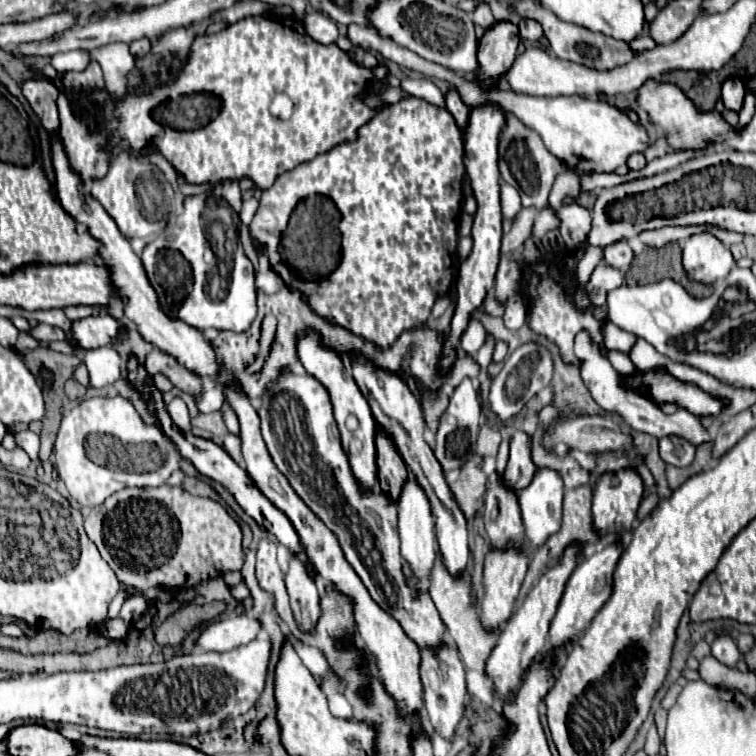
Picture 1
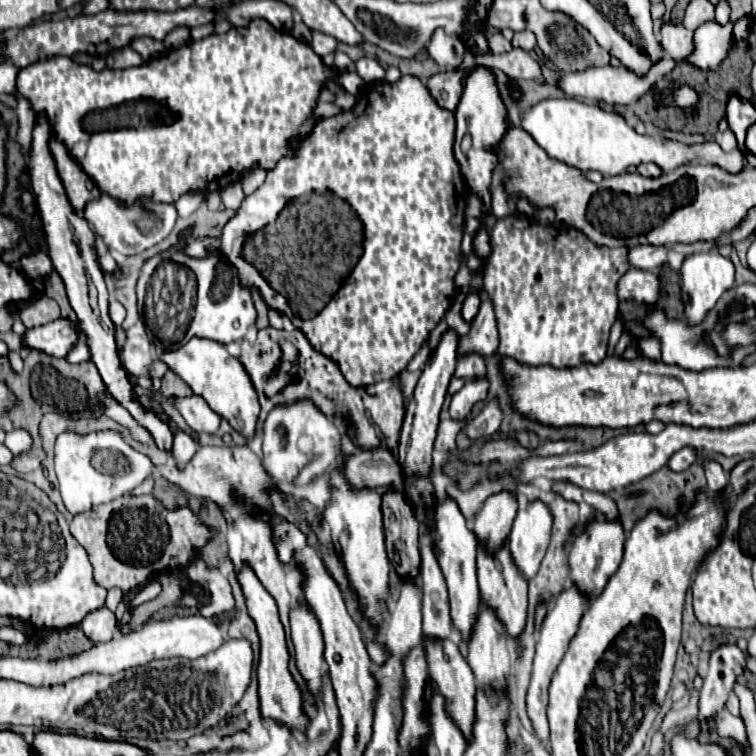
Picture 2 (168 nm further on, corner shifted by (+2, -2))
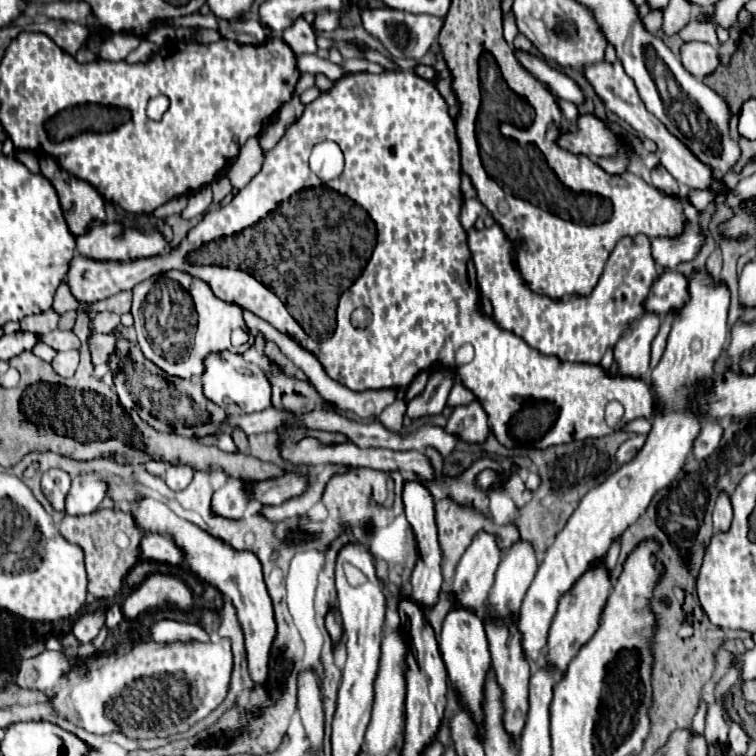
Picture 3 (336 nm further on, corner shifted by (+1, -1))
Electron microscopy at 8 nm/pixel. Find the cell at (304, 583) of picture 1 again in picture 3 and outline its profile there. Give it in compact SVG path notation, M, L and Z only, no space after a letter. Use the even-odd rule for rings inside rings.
M302 673L298 683L298 711L302 717L302 725L306 729L306 737L310 741L310 753L318 753L322 747L324 735L324 707L322 693L318 689L318 681L314 673Z

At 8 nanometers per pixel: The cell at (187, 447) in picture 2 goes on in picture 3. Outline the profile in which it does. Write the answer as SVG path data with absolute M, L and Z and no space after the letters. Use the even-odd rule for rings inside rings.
M176 465L176 467L168 467L164 481L172 491L182 491L184 487L188 487L192 477L194 477L194 469L190 465Z

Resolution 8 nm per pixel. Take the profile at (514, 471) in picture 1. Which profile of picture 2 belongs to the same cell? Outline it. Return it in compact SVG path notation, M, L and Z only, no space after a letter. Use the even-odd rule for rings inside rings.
M503 490L495 496L489 496L473 520L473 532L477 540L485 542L491 552L499 550L503 546L503 540L511 532L517 508L517 496L511 490Z

